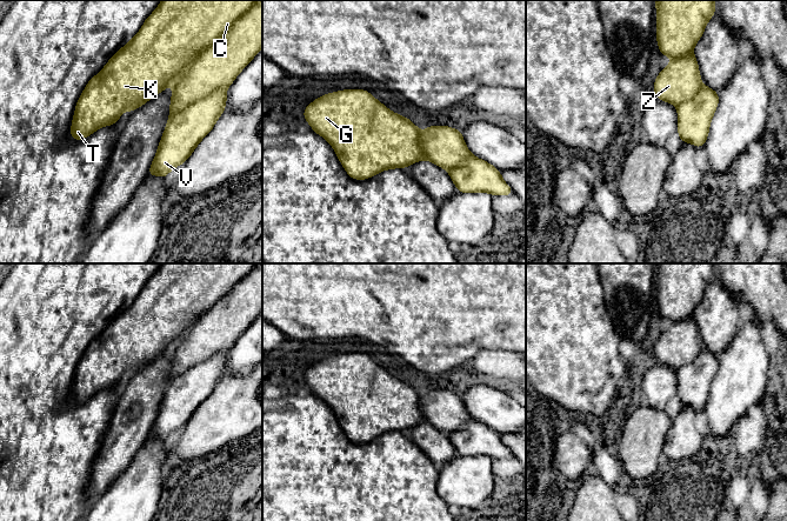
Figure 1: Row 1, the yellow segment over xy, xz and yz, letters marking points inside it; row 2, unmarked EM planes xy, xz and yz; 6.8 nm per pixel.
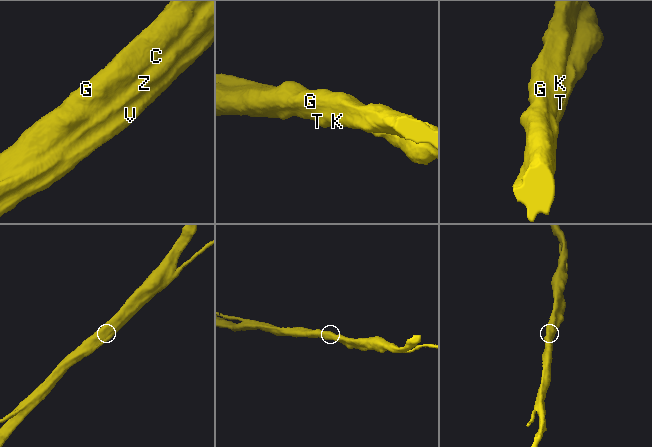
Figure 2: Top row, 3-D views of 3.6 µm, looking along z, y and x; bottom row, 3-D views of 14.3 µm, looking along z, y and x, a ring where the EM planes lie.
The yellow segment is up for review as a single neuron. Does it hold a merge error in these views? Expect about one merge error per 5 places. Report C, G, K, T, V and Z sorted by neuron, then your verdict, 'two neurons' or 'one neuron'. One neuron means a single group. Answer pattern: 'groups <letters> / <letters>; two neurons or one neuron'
groups C G K T Z / V; two neurons

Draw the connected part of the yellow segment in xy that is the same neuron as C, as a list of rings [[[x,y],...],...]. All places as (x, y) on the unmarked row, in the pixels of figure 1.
[[[162,263],[139,296],[89,343],[75,369],[71,401],[82,403],[101,390],[114,388],[125,374],[135,374],[173,346],[172,380],[215,354],[227,353],[261,312],[262,263]]]

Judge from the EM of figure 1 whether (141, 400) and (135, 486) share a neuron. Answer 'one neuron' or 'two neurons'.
one neuron

